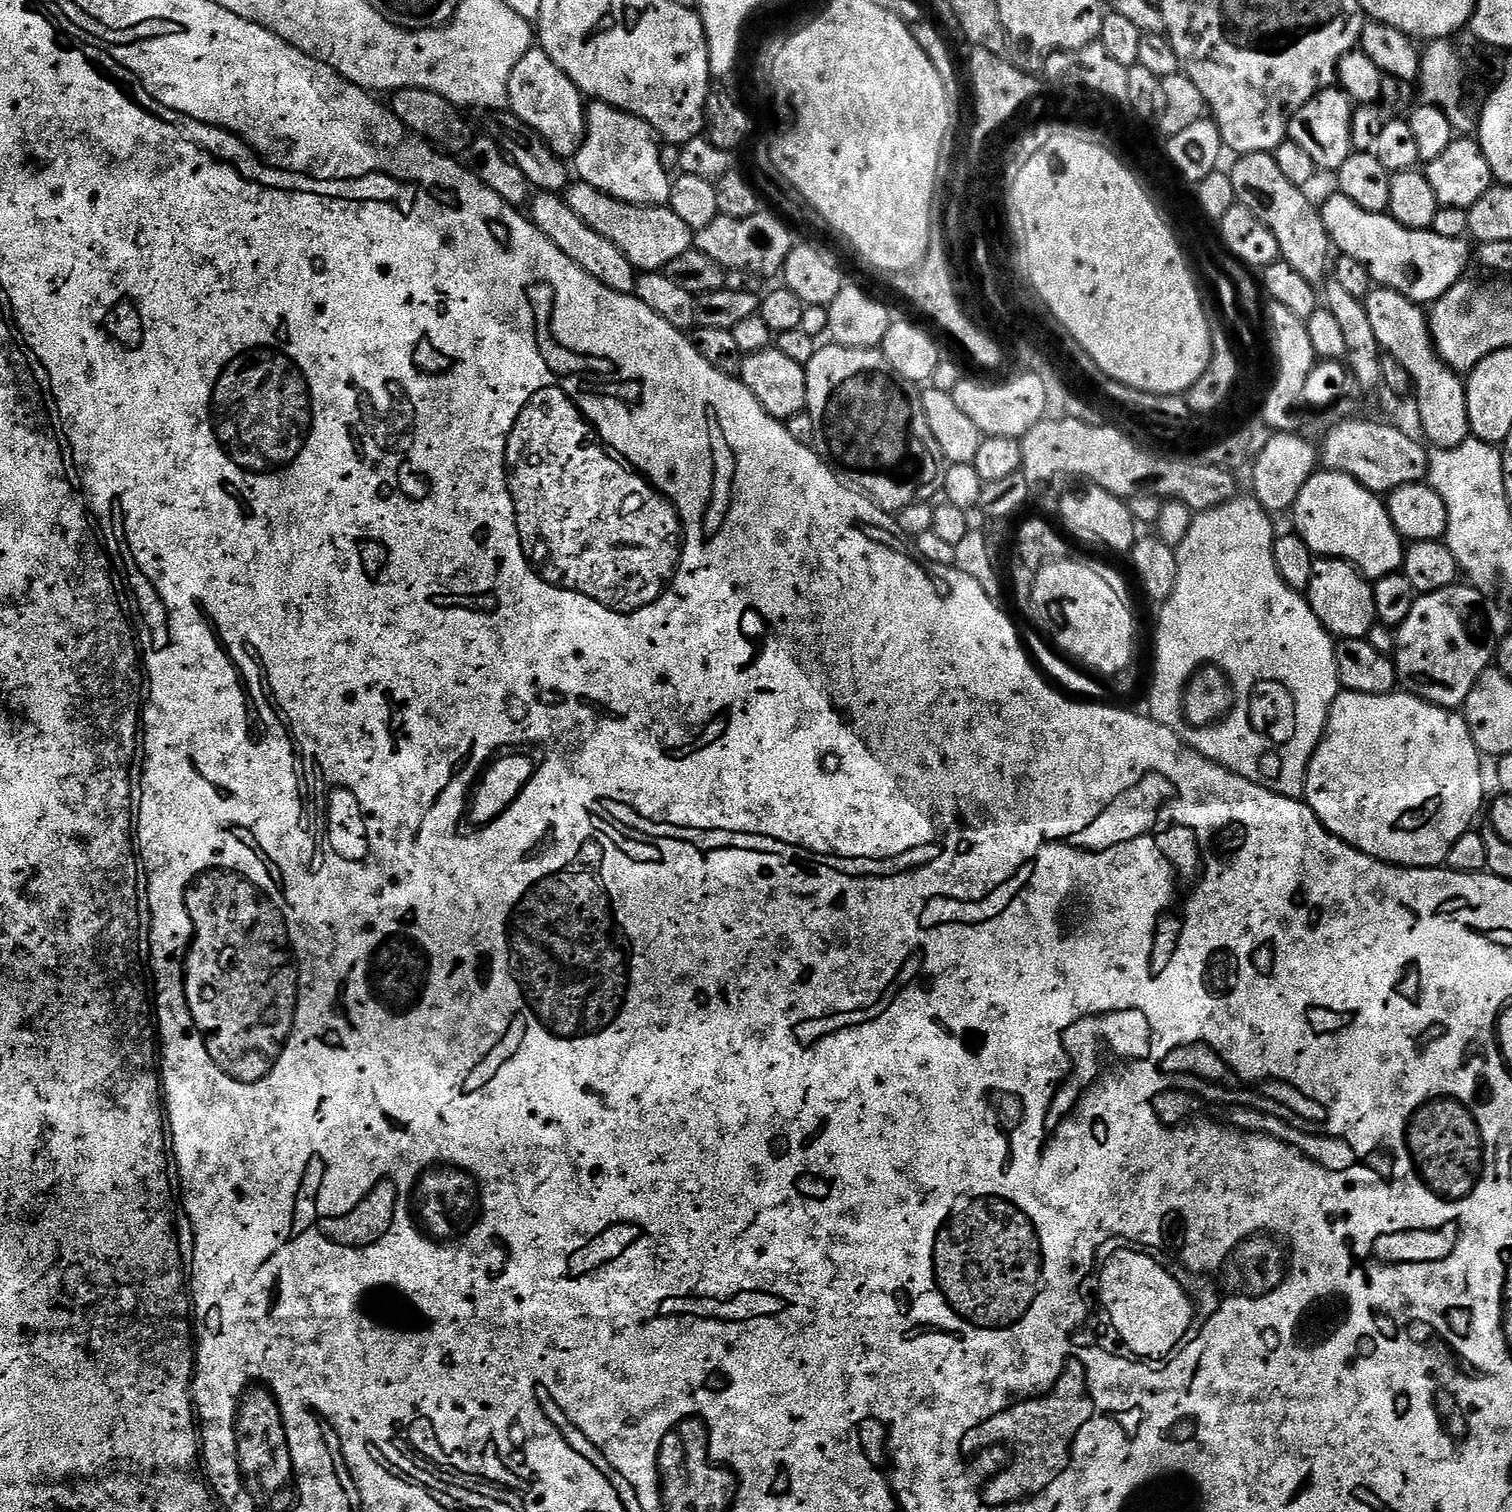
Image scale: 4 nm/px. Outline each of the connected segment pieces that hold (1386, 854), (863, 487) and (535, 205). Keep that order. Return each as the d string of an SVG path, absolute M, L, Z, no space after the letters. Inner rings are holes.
M1397 690L1390 693L1389 696L1375 696L1374 694L1358 694L1357 692L1341 691L1336 697L1336 701L1332 704L1332 709L1328 715L1328 721L1324 727L1324 736L1320 739L1320 744L1316 748L1316 753L1312 756L1312 761L1308 767L1306 774L1306 786L1304 787L1303 799L1309 808L1314 810L1316 817L1324 823L1327 832L1333 832L1338 839L1344 840L1352 848L1357 848L1359 852L1364 852L1367 856L1372 856L1375 860L1385 860L1387 864L1399 864L1402 868L1439 868L1445 863L1450 854L1450 846L1454 846L1454 842L1458 842L1458 838L1462 838L1462 834L1466 834L1475 824L1476 815L1481 815L1482 809L1486 804L1486 796L1484 800L1484 772L1480 769L1480 760L1482 761L1482 753L1474 746L1474 738L1470 738L1470 730L1466 726L1463 715L1459 711L1440 708L1437 704L1430 704L1427 700L1421 700L1419 696L1409 694L1404 690Z
M825 343L817 347L814 358L805 367L806 411L814 418L815 451L849 485L867 494L886 512L898 513L919 500L931 501L932 495L944 486L946 461L938 446L938 438L926 422L926 410L920 405L917 385L904 380L886 362L883 351L874 348L844 348L841 344Z
M551 192L533 195L530 201L531 208L530 219L540 229L540 233L550 238L550 242L554 242L554 246L558 246L558 250L565 252L578 266L582 266L582 270L598 278L598 282L602 282L610 290L627 296L635 293L638 269L626 259L622 250L618 250L618 246L614 246L614 242L590 230L590 226L586 226L586 222L582 222L582 218L578 218L578 214L570 210L563 195Z

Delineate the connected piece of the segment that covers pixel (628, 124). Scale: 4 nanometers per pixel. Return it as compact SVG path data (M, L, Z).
M589 103L586 115L588 129L584 135L584 145L574 158L575 175L583 183L627 204L667 205L673 177L668 176L664 169L664 160L660 157L662 144L652 127L644 120L639 120L621 108L614 108L611 104Z

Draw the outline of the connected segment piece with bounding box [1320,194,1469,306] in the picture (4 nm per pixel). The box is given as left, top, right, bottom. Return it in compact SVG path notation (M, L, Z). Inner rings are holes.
M1333 194L1320 208L1320 217L1324 219L1326 230L1330 234L1333 245L1343 255L1358 258L1362 266L1372 275L1379 287L1392 288L1406 299L1413 300L1421 306L1431 306L1446 295L1459 280L1465 279L1468 268L1467 239L1440 237L1431 230L1423 228L1407 228L1402 226L1393 216L1383 212L1367 212L1358 206L1358 202L1350 202L1350 198Z

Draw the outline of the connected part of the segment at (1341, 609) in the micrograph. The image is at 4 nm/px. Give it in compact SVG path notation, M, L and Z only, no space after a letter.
M1333 556L1313 559L1310 570L1310 586L1306 593L1308 604L1314 610L1318 622L1326 631L1340 640L1362 640L1376 624L1373 581L1363 576L1348 560Z

